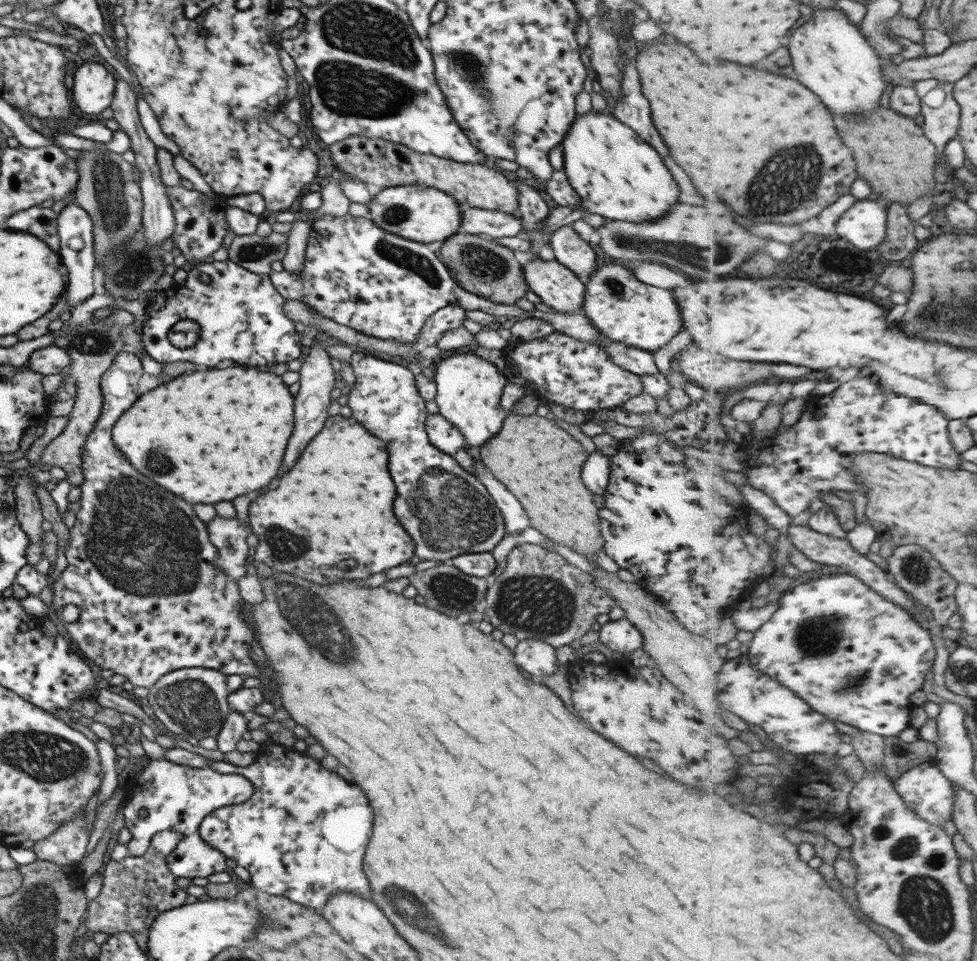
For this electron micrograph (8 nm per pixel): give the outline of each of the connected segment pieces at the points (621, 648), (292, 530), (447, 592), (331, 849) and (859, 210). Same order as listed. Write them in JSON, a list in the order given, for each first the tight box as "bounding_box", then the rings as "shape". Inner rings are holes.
[{"bounding_box":[599,619,642,655],"shape":[[[628,619],[609,621],[599,630],[599,641],[614,652],[630,655],[642,648],[642,633]]]},{"bounding_box":[248,414,416,584],"shape":[[[341,414],[330,415],[324,428],[310,440],[290,472],[280,476],[278,486],[250,502],[248,510],[252,532],[260,540],[253,556],[253,568],[256,568],[259,579],[272,577],[276,572],[278,576],[280,572],[284,572],[320,584],[332,584],[338,578],[360,581],[408,562],[416,549],[414,542],[392,514],[396,492],[386,464],[388,454],[384,452],[382,440],[372,438],[372,434],[368,434],[364,426],[360,426],[360,422],[356,422],[352,416],[344,418]]]},{"bounding_box":[409,561,489,618],"shape":[[[450,561],[423,572],[415,572],[409,577],[409,582],[418,591],[418,599],[422,604],[450,618],[457,618],[462,612],[472,612],[476,604],[485,599],[489,581],[484,577],[477,578],[460,573]]]},{"bounding_box":[199,742,374,910],"shape":[[[276,742],[271,744],[268,743],[264,749],[260,748],[254,763],[245,768],[235,768],[228,764],[219,763],[214,759],[204,759],[208,759],[210,768],[219,770],[219,772],[228,771],[241,774],[254,786],[254,793],[252,793],[250,799],[237,805],[220,807],[215,811],[208,813],[208,816],[203,818],[199,830],[200,837],[208,842],[210,846],[216,847],[222,854],[226,855],[226,858],[236,860],[238,865],[243,866],[250,872],[251,878],[249,882],[254,888],[258,888],[258,890],[262,890],[262,892],[266,892],[266,894],[284,896],[284,898],[288,898],[288,900],[292,900],[292,902],[296,902],[296,904],[304,904],[304,906],[314,908],[314,910],[322,910],[324,904],[326,904],[332,896],[336,896],[336,894],[340,894],[340,892],[346,892],[346,890],[350,890],[351,892],[354,892],[356,896],[366,898],[366,900],[372,898],[372,890],[370,890],[370,884],[368,884],[368,880],[366,880],[366,873],[364,873],[364,867],[362,866],[362,858],[364,858],[364,852],[366,852],[366,844],[368,844],[368,840],[370,840],[370,836],[372,836],[374,812],[372,812],[372,806],[370,806],[366,794],[362,792],[362,788],[356,786],[356,784],[350,784],[350,780],[352,780],[350,776],[341,770],[330,771],[324,769],[320,764],[320,761],[308,756],[304,752],[301,753],[294,748],[284,747]]]},{"bounding_box":[836,199,890,250],"shape":[[[870,199],[858,200],[837,221],[836,234],[862,250],[880,249],[888,237],[890,208]]]}]

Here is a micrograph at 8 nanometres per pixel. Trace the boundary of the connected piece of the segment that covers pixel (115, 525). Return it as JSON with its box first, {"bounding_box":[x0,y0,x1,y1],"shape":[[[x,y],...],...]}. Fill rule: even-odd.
{"bounding_box":[52,348,260,688],"shape":[[[124,348],[120,353],[116,354],[112,365],[104,372],[101,378],[101,392],[103,394],[103,407],[101,408],[100,418],[92,430],[92,434],[88,436],[84,448],[82,448],[82,473],[84,473],[84,482],[80,484],[80,510],[76,514],[76,524],[70,529],[69,546],[65,550],[68,565],[60,574],[60,578],[52,581],[54,586],[52,606],[54,608],[54,618],[60,624],[67,627],[70,638],[78,645],[78,650],[82,652],[84,658],[90,659],[102,669],[114,671],[114,674],[122,674],[134,686],[142,686],[142,688],[151,687],[164,674],[178,669],[196,669],[208,668],[219,670],[225,675],[240,674],[244,677],[260,678],[260,668],[250,660],[250,648],[252,642],[256,638],[256,634],[252,634],[253,630],[246,622],[246,604],[244,599],[238,593],[238,585],[232,578],[229,578],[216,563],[217,550],[210,543],[209,535],[206,529],[207,524],[195,515],[192,506],[180,502],[180,498],[174,498],[172,494],[168,494],[164,488],[160,488],[158,484],[152,484],[148,478],[144,478],[142,474],[136,474],[136,470],[132,470],[132,466],[128,464],[126,456],[116,448],[112,440],[112,429],[118,419],[136,402],[138,398],[138,382],[144,373],[142,363],[137,354],[133,353],[130,348]],[[67,604],[74,604],[80,609],[79,618],[67,623],[61,620],[62,608]]]}

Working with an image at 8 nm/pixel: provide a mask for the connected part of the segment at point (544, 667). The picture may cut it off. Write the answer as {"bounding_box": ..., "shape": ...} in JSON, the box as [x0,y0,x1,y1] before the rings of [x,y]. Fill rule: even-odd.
{"bounding_box":[514,638,559,681],"shape":[[[526,638],[520,641],[514,650],[514,661],[524,672],[532,674],[533,679],[540,681],[557,671],[559,662],[556,660],[555,649],[550,644]]]}

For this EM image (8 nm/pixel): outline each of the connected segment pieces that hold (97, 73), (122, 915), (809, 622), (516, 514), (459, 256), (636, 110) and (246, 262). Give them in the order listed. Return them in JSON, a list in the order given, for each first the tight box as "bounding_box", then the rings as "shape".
[{"bounding_box":[72,62,116,118],"shape":[[[81,62],[73,68],[74,82],[72,84],[72,98],[76,106],[82,113],[100,118],[100,113],[111,107],[114,93],[116,91],[116,81],[114,74],[111,74],[102,64]]]},{"bounding_box":[83,831,188,935],"shape":[[[176,831],[156,833],[144,855],[130,855],[120,862],[107,860],[101,869],[104,874],[102,889],[98,896],[89,900],[83,918],[88,930],[109,935],[148,931],[158,914],[186,904],[188,893],[176,885],[176,877],[166,863],[168,854],[178,846],[178,842],[180,833]]]},{"bounding_box":[745,571,938,737],"shape":[[[848,571],[836,575],[827,575],[788,591],[781,598],[780,609],[775,612],[774,618],[755,633],[756,638],[745,648],[752,658],[754,667],[780,680],[784,685],[788,685],[800,697],[806,699],[814,709],[824,712],[826,716],[848,723],[858,729],[885,736],[898,737],[904,733],[904,730],[908,730],[911,727],[912,712],[914,712],[915,708],[912,703],[912,696],[916,692],[924,690],[924,678],[928,678],[928,674],[934,670],[936,658],[938,658],[938,648],[936,648],[936,644],[932,640],[932,634],[914,618],[910,611],[907,611],[899,604],[890,602],[890,600],[884,598],[884,595],[880,595],[867,583],[864,583],[862,579],[857,578]]]},{"bounding_box":[473,459,530,535],"shape":[[[473,459],[475,477],[484,484],[496,506],[498,506],[505,523],[506,535],[517,535],[526,530],[530,526],[530,520],[528,520],[524,508],[520,506],[520,502],[500,482],[492,480],[492,474],[488,474],[486,466],[480,462],[480,459]]]},{"bounding_box":[438,232,529,304],"shape":[[[458,232],[443,242],[438,257],[456,276],[460,288],[494,304],[515,304],[529,290],[523,267],[516,261],[513,251],[491,238]]]},{"bounding_box":[611,60,668,156],"shape":[[[635,60],[623,61],[625,76],[622,79],[621,98],[611,107],[613,116],[626,126],[630,126],[640,138],[644,138],[650,146],[658,150],[660,156],[668,156],[668,148],[664,146],[660,134],[656,132],[652,118],[650,118],[650,106],[648,100],[640,92],[638,72],[634,68]]]},{"bounding_box":[227,231,288,274],"shape":[[[272,231],[270,236],[262,238],[256,234],[238,236],[228,248],[227,260],[246,268],[254,274],[270,274],[272,262],[282,260],[288,250],[288,234]]]}]

